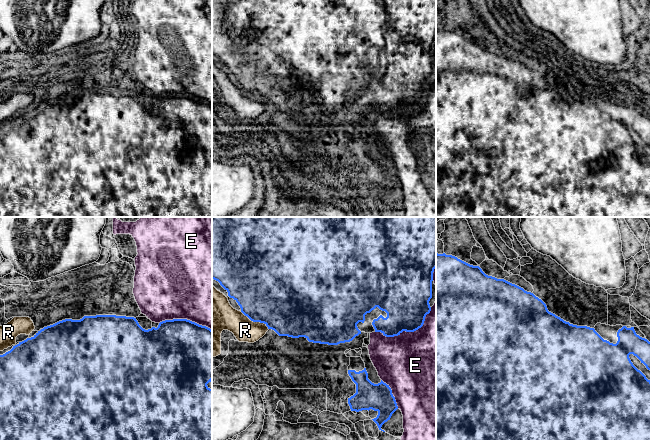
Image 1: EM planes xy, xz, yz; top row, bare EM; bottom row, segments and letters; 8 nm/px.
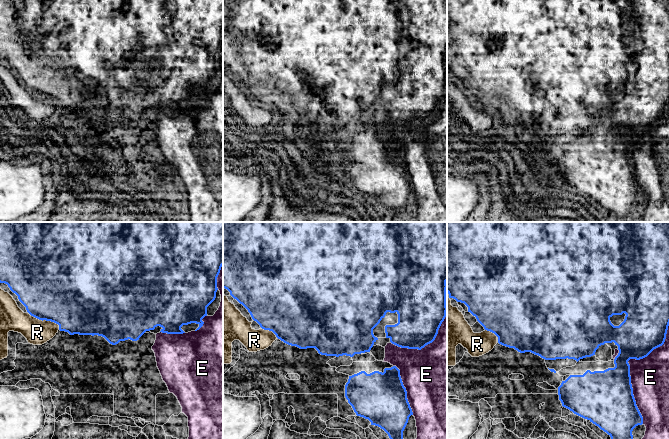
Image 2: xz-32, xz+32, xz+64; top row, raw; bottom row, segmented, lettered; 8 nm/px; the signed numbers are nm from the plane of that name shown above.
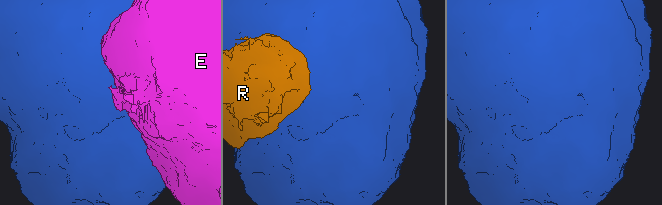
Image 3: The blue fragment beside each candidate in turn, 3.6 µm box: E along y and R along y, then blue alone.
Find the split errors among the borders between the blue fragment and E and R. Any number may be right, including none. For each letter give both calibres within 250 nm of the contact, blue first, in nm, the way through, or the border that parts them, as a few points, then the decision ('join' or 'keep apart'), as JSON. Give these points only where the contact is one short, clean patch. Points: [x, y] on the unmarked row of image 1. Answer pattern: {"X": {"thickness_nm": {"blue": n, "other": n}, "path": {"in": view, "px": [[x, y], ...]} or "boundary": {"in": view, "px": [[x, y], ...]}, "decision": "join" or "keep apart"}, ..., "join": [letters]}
{"E": {"thickness_nm": {"blue": 360, "other": 480}, "decision": "keep apart"}, "R": {"thickness_nm": {"blue": 480, "other": 200}, "decision": "keep apart"}, "join": []}

